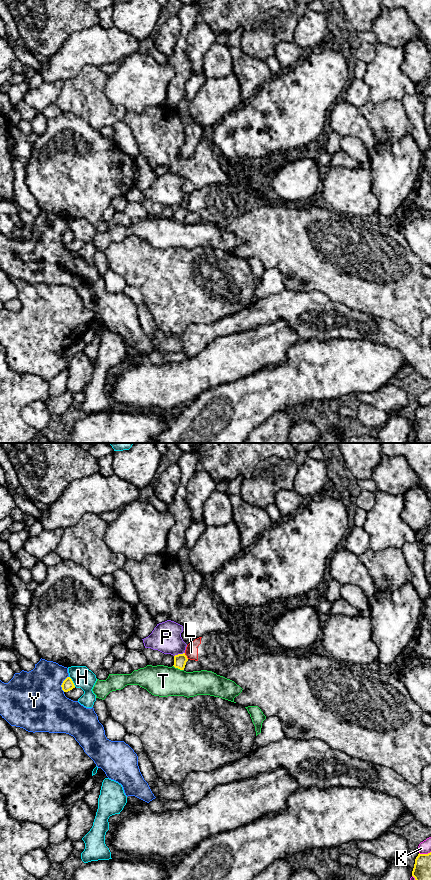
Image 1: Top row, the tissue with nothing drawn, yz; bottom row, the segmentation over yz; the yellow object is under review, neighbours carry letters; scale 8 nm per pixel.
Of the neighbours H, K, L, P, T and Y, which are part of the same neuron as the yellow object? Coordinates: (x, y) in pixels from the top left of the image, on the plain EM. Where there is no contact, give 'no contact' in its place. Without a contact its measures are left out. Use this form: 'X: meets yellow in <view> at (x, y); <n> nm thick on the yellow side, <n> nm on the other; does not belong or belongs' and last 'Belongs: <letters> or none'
H: meets yellow in yz at (72, 233); 90 nm thick on the yellow side, 170 nm on the other; does not belong
K: meets yellow in yz at (424, 406); 150 nm thick on the yellow side, 100 nm on the other; does not belong
L: meets yellow in yz at (186, 208); 100 nm thick on the yellow side, 100 nm on the other; does not belong
P: meets yellow in yz at (179, 206); 100 nm thick on the yellow side, 240 nm on the other; does not belong
T: meets yellow in yz at (178, 220); 100 nm thick on the yellow side, 260 nm on the other; does not belong
Y: meets yellow in yz at (62, 236); 90 nm thick on the yellow side, 460 nm on the other; does not belong
Belongs: none

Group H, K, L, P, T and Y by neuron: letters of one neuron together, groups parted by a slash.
H / K / L / P / T / Y

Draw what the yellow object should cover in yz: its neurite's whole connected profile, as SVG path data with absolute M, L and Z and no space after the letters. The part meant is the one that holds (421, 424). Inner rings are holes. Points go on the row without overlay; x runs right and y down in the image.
M431 404L418 406L415 411L412 428L416 432L414 443L431 443Z

